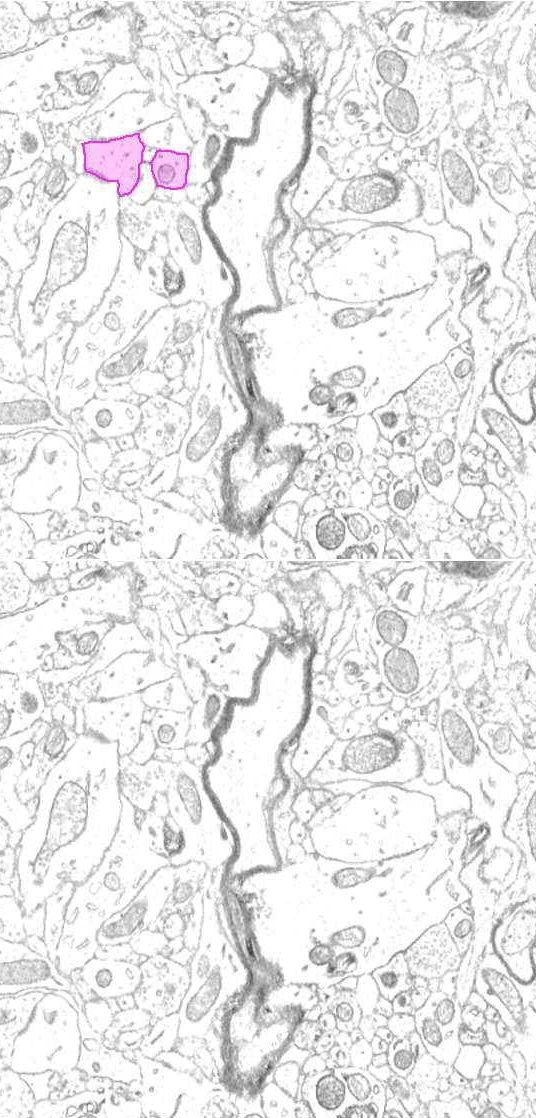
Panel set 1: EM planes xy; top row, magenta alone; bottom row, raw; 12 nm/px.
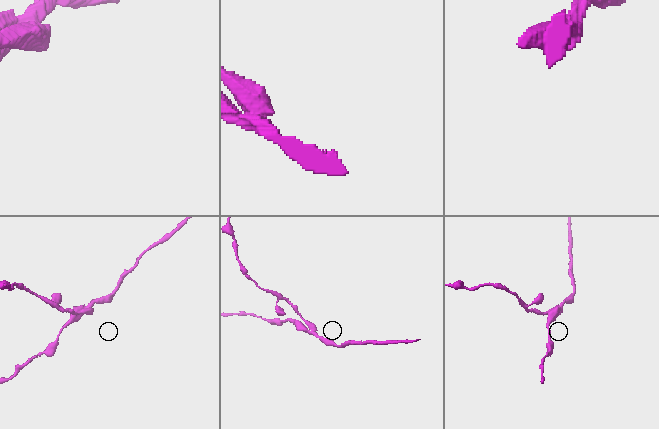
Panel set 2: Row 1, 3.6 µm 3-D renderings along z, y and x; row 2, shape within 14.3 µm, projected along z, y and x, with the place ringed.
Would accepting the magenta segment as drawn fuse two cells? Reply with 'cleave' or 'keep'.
cleave

